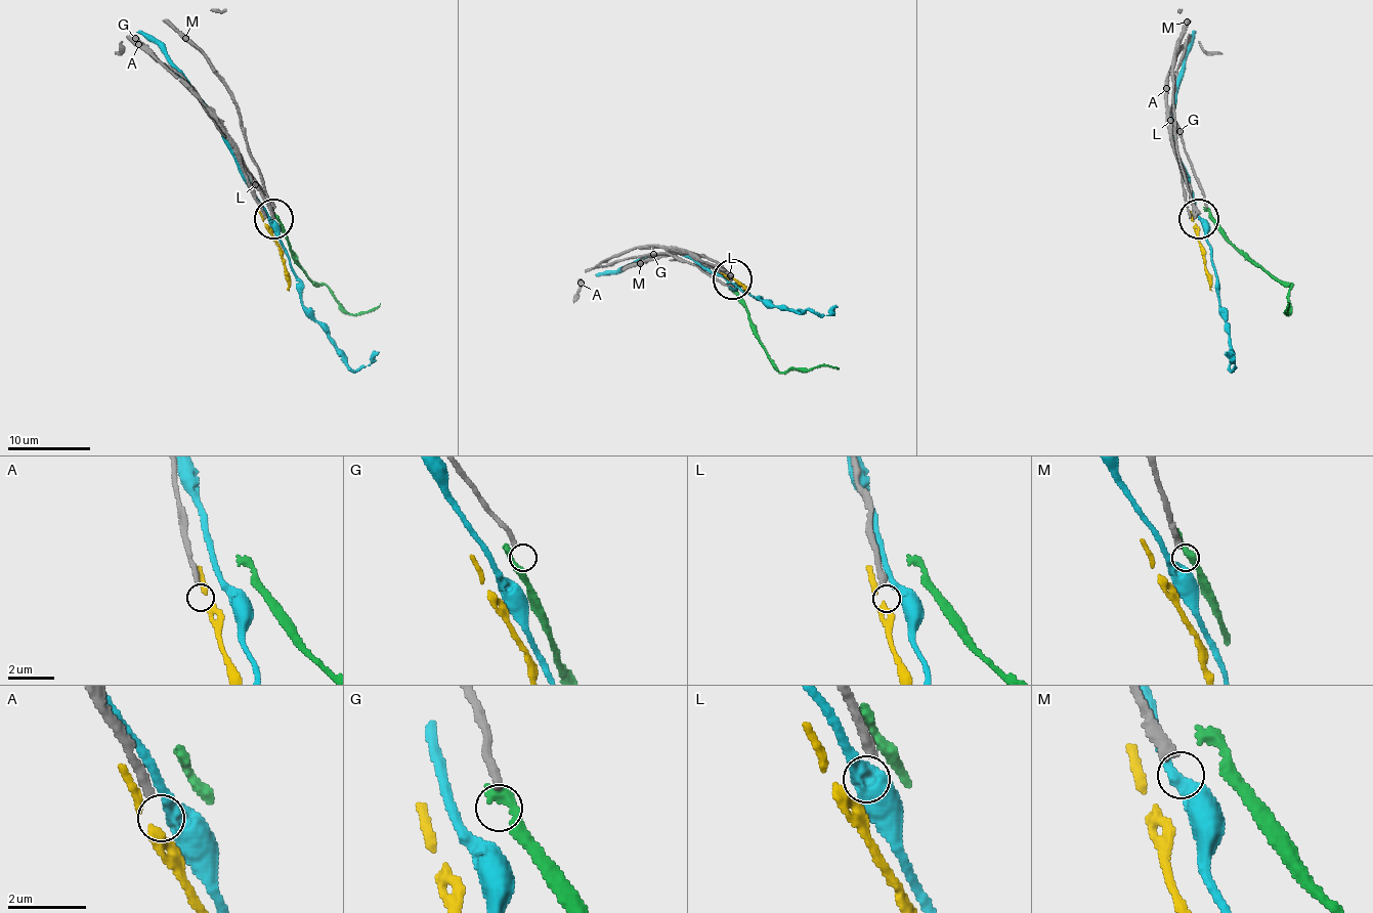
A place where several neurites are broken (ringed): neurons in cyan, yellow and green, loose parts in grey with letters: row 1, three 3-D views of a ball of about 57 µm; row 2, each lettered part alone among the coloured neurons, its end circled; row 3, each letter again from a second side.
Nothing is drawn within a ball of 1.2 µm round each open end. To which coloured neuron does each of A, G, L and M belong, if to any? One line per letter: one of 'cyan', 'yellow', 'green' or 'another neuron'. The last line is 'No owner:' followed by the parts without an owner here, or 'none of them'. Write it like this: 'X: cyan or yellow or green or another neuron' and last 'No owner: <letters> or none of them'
A: another neuron
G: another neuron
L: another neuron
M: another neuron
No owner: A, G, L, M

